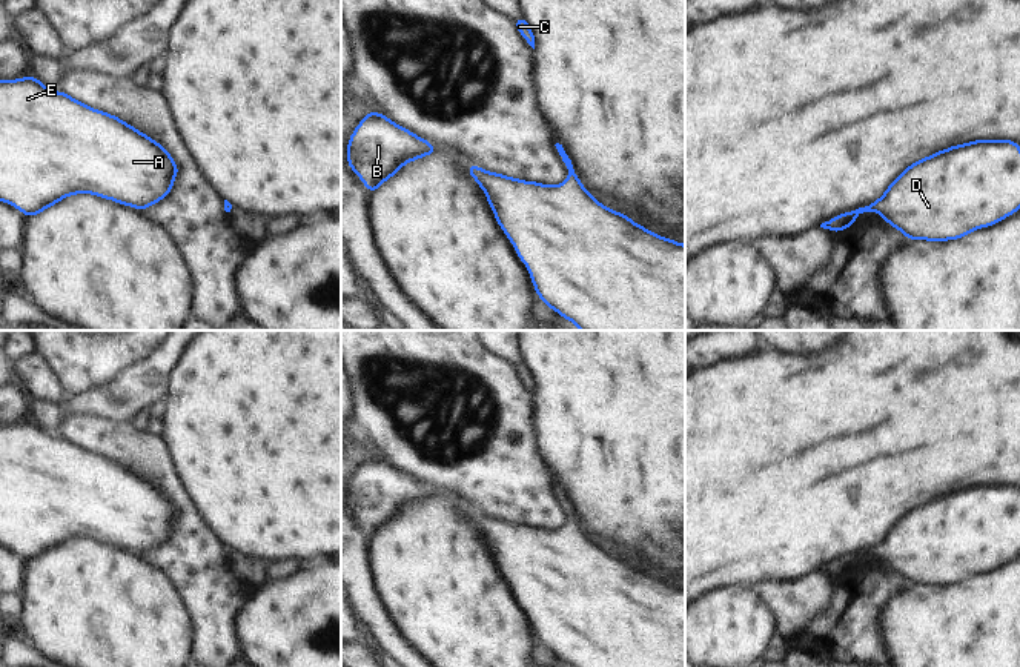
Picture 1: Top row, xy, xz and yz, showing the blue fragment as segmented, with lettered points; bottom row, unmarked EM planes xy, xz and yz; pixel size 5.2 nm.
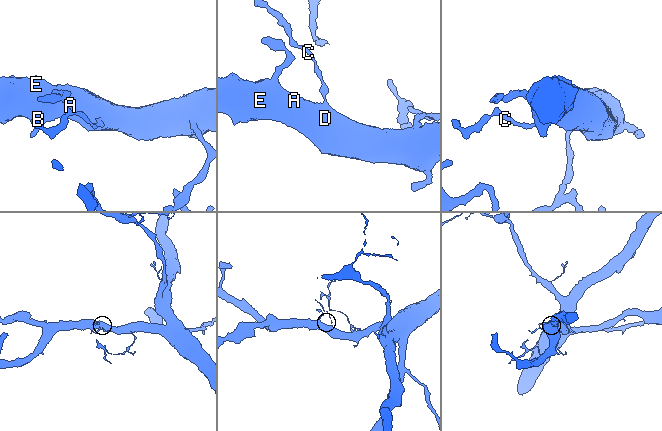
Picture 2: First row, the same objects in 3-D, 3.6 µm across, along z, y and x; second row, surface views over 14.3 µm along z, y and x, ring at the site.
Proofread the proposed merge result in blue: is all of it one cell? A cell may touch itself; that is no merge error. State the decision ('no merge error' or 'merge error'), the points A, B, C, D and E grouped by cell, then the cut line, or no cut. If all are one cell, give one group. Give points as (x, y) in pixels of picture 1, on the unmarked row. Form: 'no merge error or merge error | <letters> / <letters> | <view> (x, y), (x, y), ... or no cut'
no merge error | A B C D E | no cut

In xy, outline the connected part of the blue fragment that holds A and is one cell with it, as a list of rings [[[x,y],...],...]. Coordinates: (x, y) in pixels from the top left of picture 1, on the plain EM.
[[[37,421],[0,424],[0,546],[12,549],[28,562],[37,559],[41,555],[46,555],[68,539],[75,538],[92,538],[143,555],[161,546],[174,533],[174,524],[178,515],[180,512],[175,509],[174,503],[169,499],[164,490],[161,490],[146,478],[137,475],[134,470],[128,469],[118,461],[89,452],[88,449],[77,446],[74,441],[69,441],[63,435],[57,436],[48,433]]]

